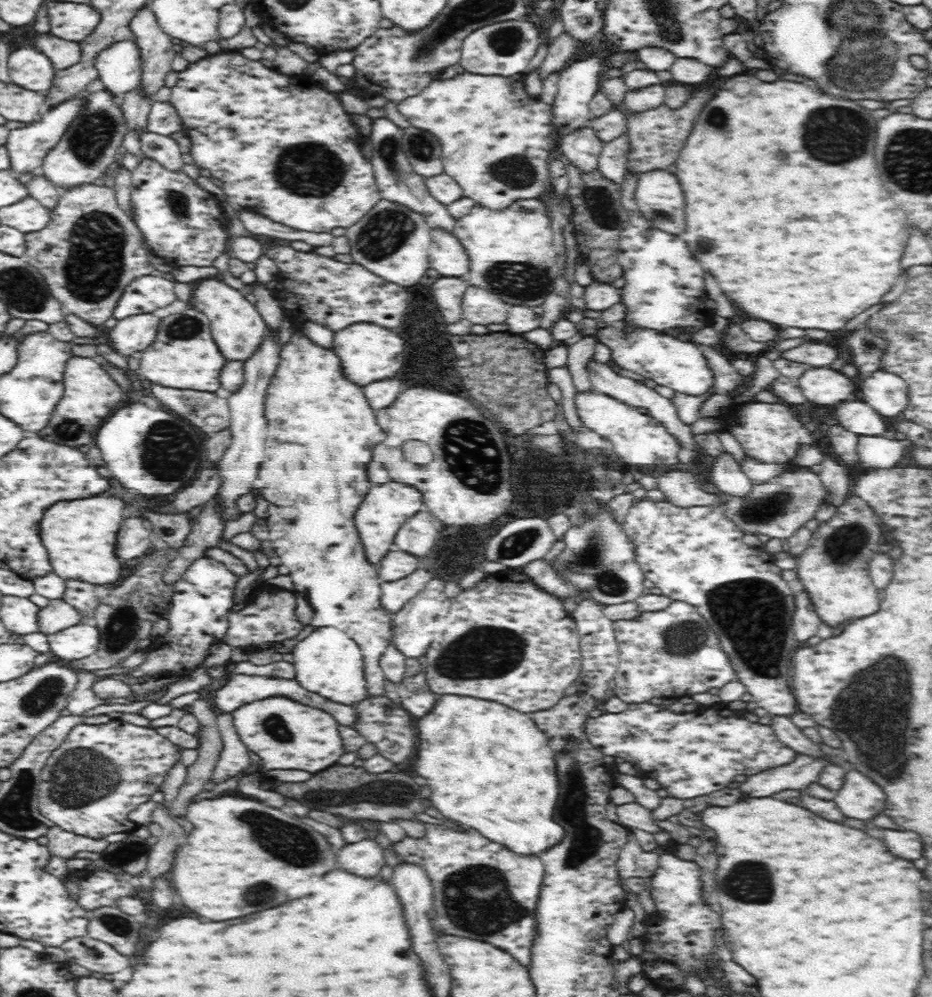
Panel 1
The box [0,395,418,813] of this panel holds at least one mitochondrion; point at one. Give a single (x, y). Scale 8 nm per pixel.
(83, 776)

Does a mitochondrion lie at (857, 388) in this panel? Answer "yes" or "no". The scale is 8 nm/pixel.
no

